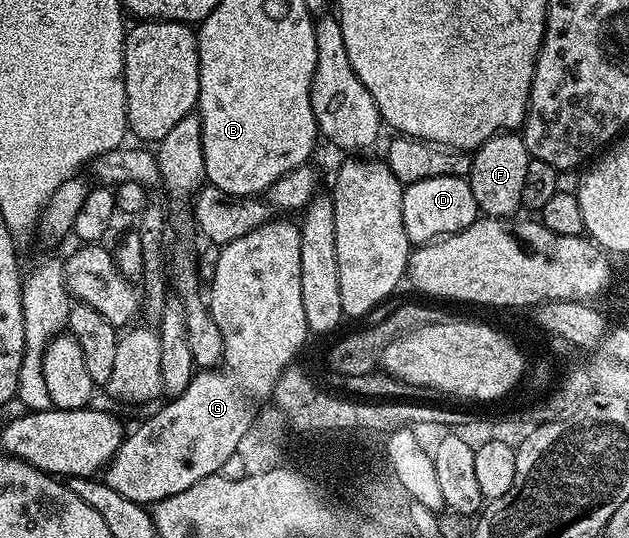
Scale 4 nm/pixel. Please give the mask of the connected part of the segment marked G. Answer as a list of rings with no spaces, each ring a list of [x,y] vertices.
[[[277,222],[264,223],[259,229],[222,246],[215,277],[207,287],[207,309],[215,325],[219,325],[219,333],[223,333],[223,366],[198,370],[185,392],[170,398],[162,411],[155,412],[146,423],[139,424],[122,438],[113,460],[103,472],[103,482],[111,485],[115,493],[123,493],[123,497],[142,505],[156,505],[167,497],[175,497],[175,493],[183,493],[183,489],[191,489],[195,481],[218,474],[235,445],[254,426],[253,398],[264,391],[265,394],[272,392],[277,379],[298,358],[296,355],[305,338],[310,338],[307,317],[303,317],[303,292],[299,289],[301,228],[296,222]]]

